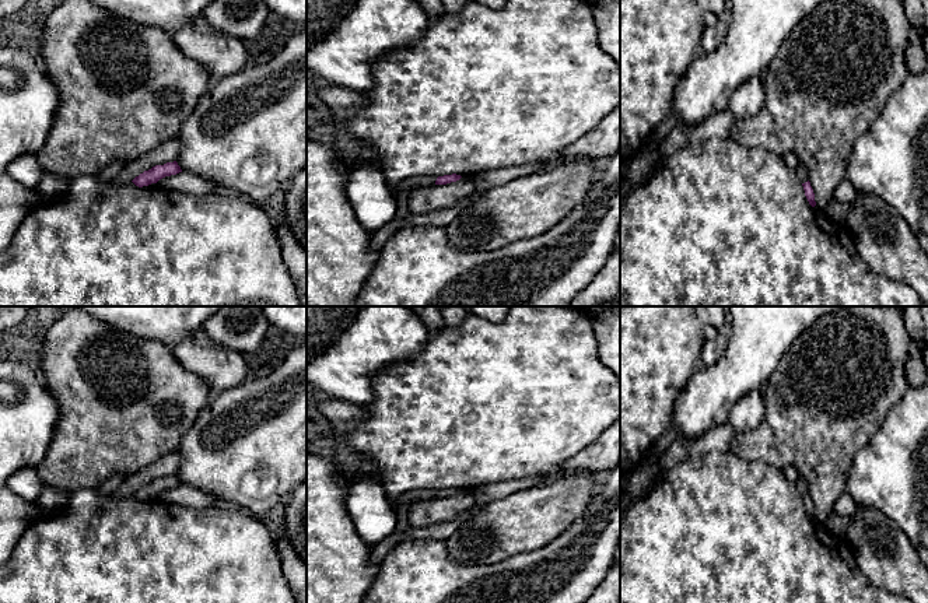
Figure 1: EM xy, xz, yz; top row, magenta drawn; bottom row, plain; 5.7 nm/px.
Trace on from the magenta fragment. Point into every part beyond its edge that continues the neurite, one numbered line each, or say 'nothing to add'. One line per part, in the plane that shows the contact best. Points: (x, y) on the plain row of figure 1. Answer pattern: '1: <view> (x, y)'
nothing to add

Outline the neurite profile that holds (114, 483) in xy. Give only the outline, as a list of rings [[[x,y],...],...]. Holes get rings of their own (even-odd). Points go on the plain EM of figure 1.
[[[116,474],[113,477],[111,477],[108,481],[104,481],[102,484],[99,484],[97,487],[98,491],[101,492],[113,492],[116,491],[122,483],[126,480],[127,477],[123,474]]]

